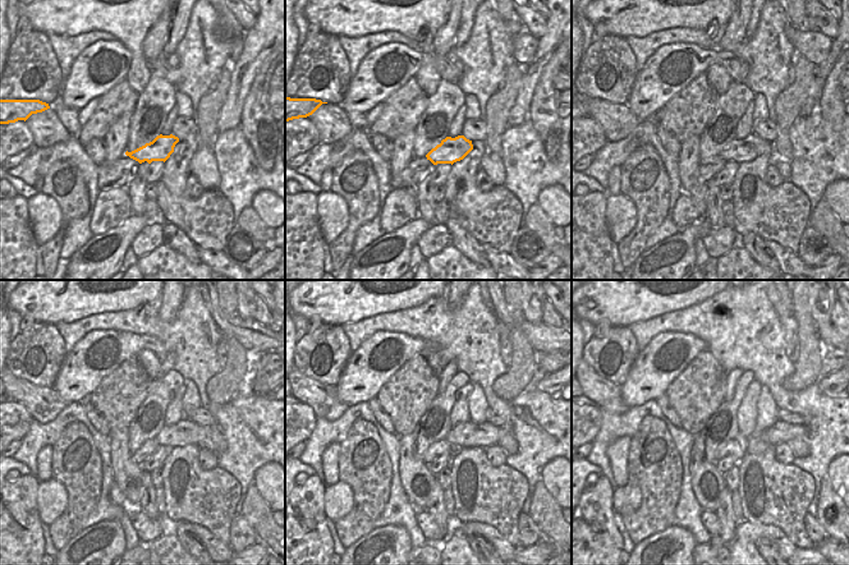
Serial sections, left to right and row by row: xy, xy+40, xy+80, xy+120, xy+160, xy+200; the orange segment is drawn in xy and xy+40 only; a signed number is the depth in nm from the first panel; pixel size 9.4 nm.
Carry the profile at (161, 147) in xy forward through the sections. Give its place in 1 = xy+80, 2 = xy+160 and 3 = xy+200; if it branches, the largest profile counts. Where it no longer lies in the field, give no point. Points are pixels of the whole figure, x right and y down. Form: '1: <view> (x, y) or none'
1: xy+80 (748, 148)
2: xy+160 (471, 433)
3: xy+200 (780, 432)

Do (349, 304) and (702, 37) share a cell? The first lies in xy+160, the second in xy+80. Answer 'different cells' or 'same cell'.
different cells

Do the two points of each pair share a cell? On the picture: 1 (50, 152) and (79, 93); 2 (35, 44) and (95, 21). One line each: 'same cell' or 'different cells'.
1: different cells
2: different cells

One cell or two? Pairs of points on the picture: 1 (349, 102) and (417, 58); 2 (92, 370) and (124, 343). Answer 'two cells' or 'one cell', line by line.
1: one cell
2: one cell

